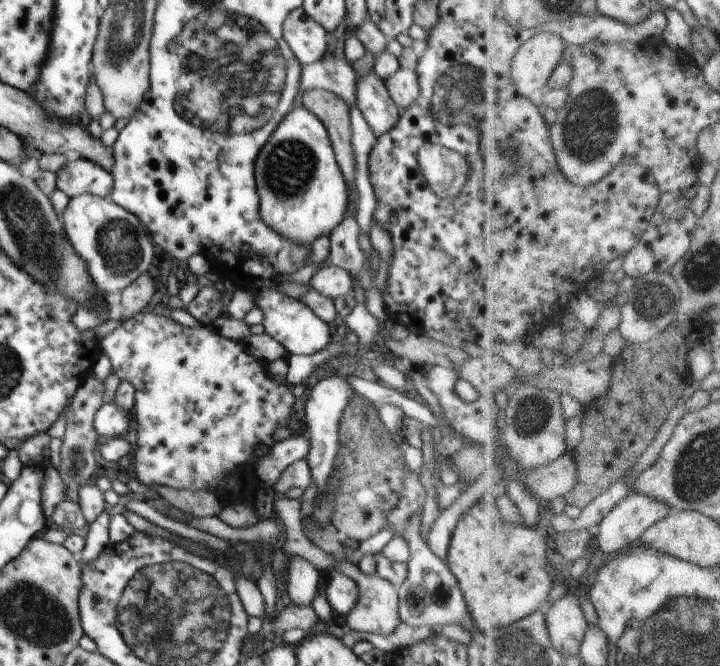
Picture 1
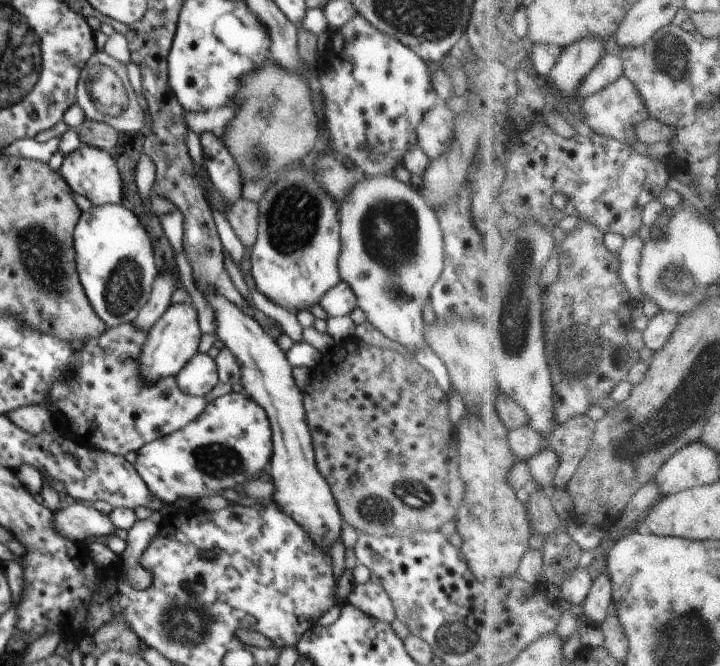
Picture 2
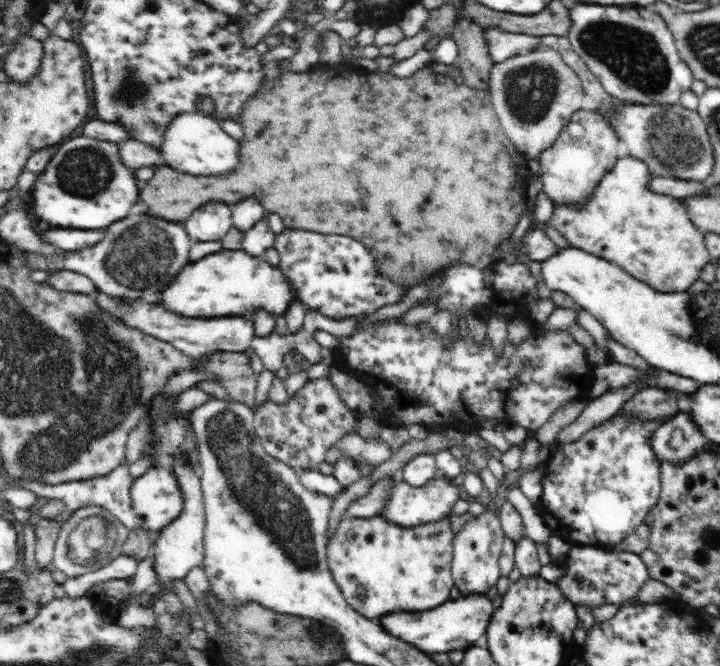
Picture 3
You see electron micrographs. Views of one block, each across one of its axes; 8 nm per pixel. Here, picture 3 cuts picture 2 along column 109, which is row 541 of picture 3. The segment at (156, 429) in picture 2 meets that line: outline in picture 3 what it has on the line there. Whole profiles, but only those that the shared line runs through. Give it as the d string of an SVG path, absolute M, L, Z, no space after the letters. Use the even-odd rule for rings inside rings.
M380 515L370 518L345 516L327 540L328 568L347 603L366 618L378 619L394 610L430 610L450 599L454 585L451 575L454 537L448 516L413 527L390 523Z

